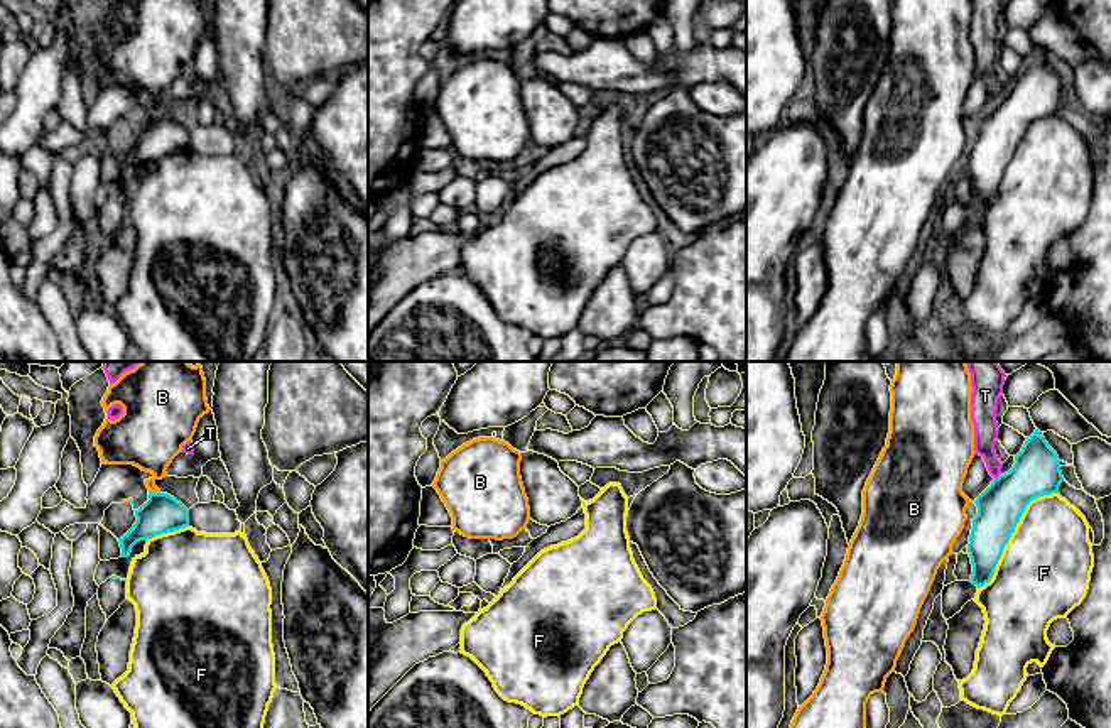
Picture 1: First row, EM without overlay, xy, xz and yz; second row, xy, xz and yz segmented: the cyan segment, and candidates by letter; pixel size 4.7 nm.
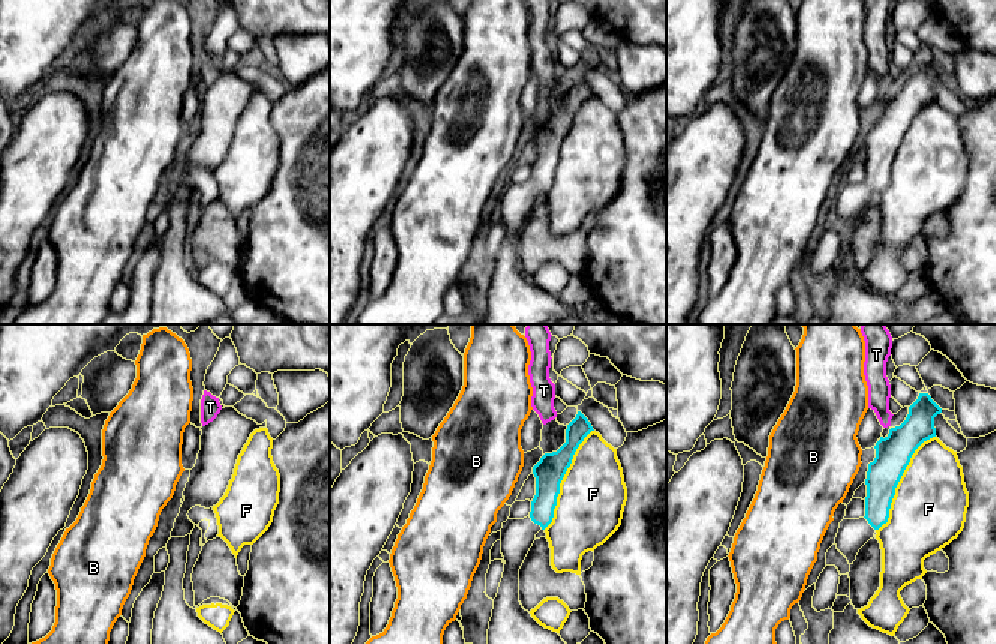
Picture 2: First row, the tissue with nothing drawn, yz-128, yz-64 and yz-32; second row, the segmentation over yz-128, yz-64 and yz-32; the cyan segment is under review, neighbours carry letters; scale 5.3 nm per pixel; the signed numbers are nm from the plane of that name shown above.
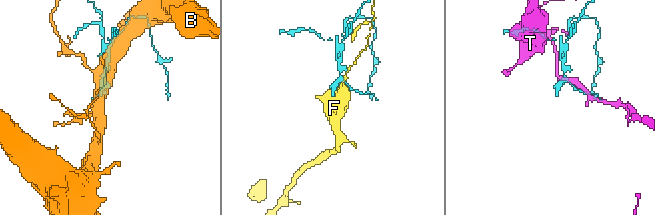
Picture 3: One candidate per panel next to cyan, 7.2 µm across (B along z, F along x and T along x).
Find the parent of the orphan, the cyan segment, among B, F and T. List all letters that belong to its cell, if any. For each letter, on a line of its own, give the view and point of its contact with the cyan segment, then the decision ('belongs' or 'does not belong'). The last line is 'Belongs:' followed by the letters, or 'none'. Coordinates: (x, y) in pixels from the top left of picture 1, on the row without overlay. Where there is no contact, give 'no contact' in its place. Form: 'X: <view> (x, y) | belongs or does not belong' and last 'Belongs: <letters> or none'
B: xy (154, 115) | does not belong
F: yz (1012, 154) | does not belong
T: yz (998, 98) | does not belong
Belongs: none

